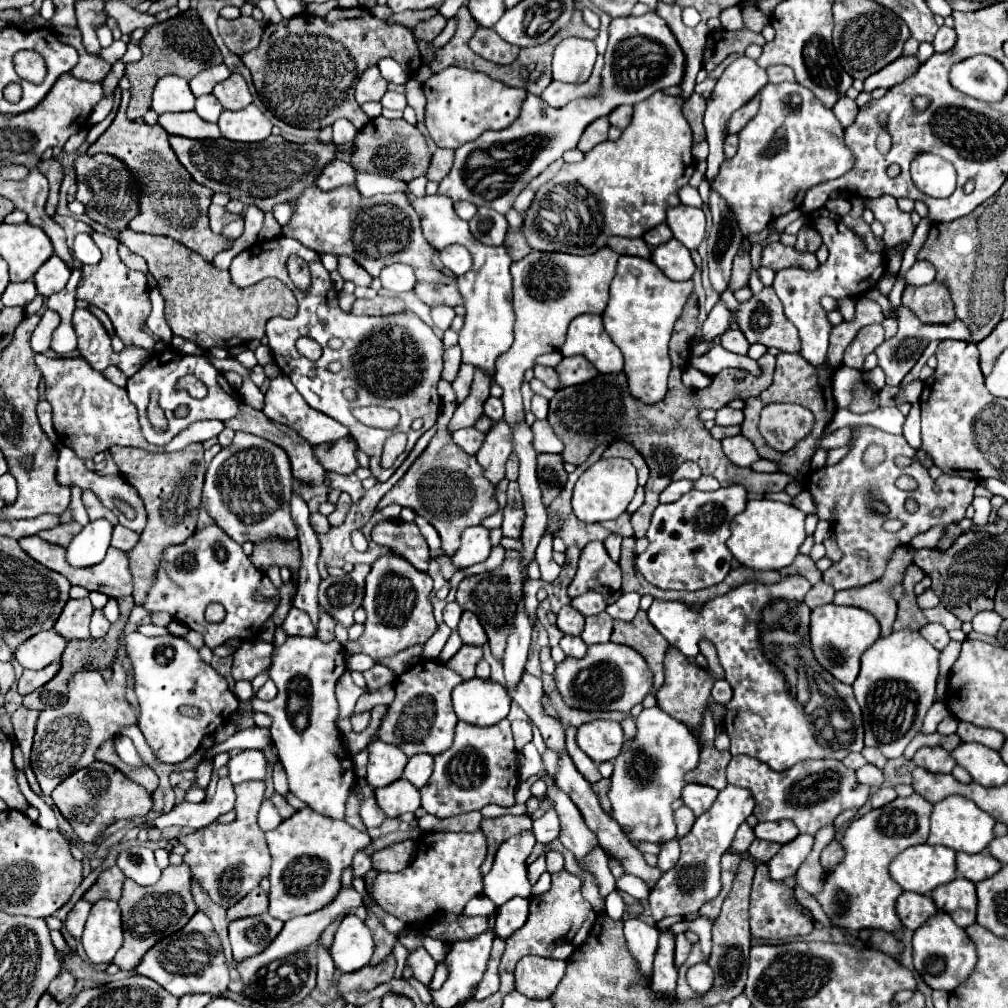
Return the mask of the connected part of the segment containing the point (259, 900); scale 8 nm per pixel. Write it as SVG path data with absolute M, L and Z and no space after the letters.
M258 887L256 891L252 891L252 895L246 895L240 903L232 905L226 915L230 921L238 921L244 917L252 917L252 915L262 915L268 909L268 895Z

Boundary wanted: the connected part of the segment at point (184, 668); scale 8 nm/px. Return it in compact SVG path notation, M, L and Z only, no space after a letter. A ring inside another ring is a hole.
M132 631L130 635L124 635L122 643L134 667L134 691L140 703L140 731L164 763L180 763L188 759L200 747L204 735L212 735L220 725L228 723L230 715L240 705L238 697L228 689L228 681L212 665L204 663L200 653L182 637L146 637L140 631ZM160 647L170 647L174 651L170 661L158 661L156 653ZM184 705L198 707L202 717L186 717L182 713Z

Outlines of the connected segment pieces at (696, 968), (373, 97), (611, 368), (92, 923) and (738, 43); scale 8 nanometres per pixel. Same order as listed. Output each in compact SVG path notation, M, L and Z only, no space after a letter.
M706 961L692 965L692 967L688 969L688 973L686 973L688 985L690 985L698 995L704 993L704 991L708 991L708 989L712 987L712 979L714 979L714 973L712 973L712 969L710 969L710 965L708 965Z
M370 67L360 75L360 81L356 85L356 101L366 103L366 101L380 101L382 95L386 93L388 81L380 75L378 67Z
M580 315L568 327L568 339L562 355L584 355L600 373L620 373L622 353L602 327L600 315Z
M100 899L92 905L84 925L82 945L92 963L112 963L122 943L120 907L116 901Z
M742 27L740 31L726 31L718 29L708 35L704 55L702 55L702 69L708 73L714 71L730 53L744 53L750 43L764 45L764 37L760 33L750 31L748 27Z

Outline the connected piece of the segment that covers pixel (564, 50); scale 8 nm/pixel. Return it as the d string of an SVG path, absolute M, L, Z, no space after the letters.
M568 37L554 49L552 75L562 83L584 83L596 61L596 45L590 39Z

